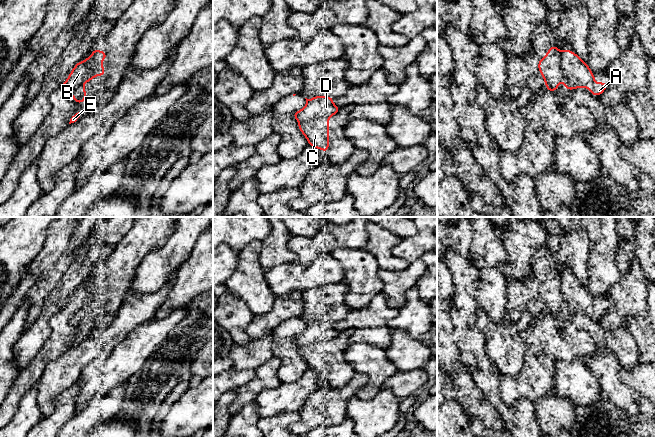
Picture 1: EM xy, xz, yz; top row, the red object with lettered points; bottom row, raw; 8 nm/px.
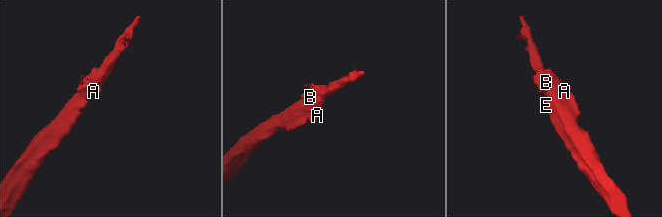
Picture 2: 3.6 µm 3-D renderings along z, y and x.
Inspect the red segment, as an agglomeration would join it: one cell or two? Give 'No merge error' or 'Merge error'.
Merge error

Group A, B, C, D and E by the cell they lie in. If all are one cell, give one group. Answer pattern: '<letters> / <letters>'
A C E / B D

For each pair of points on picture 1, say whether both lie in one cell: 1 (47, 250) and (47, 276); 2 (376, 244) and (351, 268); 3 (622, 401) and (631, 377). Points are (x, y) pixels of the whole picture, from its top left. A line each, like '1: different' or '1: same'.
1: same
2: different
3: different

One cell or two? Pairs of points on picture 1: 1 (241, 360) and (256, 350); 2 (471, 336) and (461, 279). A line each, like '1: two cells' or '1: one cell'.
1: one cell
2: one cell

